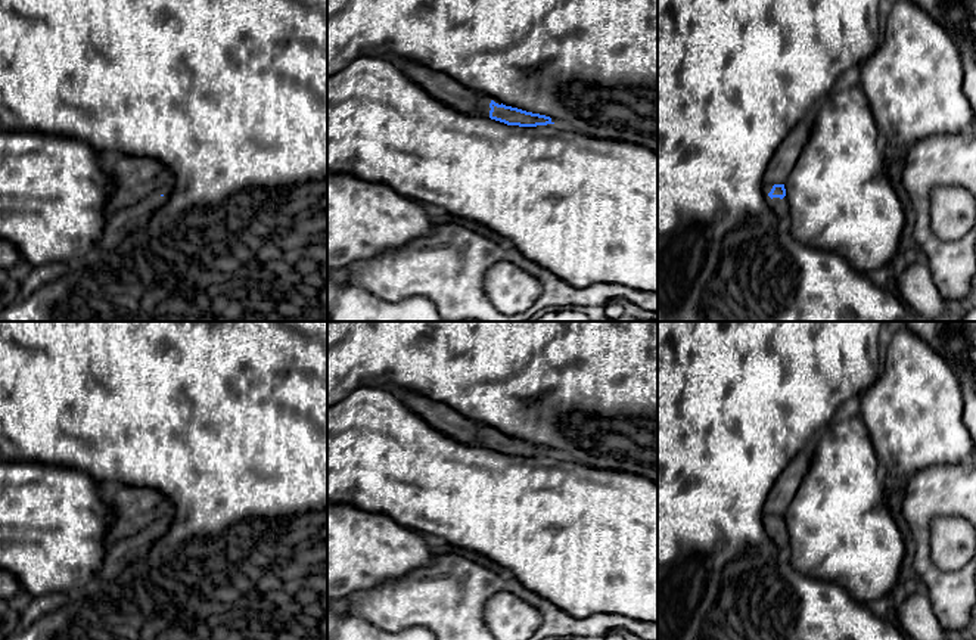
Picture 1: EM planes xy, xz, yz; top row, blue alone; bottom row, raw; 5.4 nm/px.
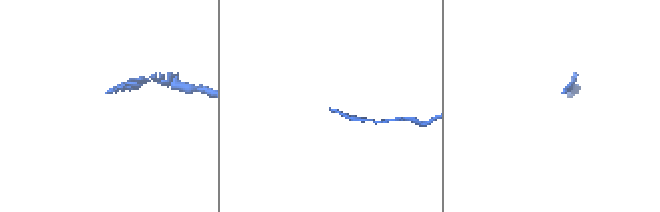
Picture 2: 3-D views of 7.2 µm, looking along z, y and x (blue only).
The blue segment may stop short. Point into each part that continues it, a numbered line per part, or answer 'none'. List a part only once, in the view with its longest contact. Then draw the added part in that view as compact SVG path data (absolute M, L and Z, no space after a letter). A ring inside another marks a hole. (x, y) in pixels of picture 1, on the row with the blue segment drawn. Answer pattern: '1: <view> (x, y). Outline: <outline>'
1: yz (780, 207). Outline: M764 186L764 195L765 195L765 201L768 204L768 206L773 209L773 212L775 214L775 217L786 224L789 220L789 201L787 196L784 196L783 199L780 198L770 198L768 193L771 192L773 186Z

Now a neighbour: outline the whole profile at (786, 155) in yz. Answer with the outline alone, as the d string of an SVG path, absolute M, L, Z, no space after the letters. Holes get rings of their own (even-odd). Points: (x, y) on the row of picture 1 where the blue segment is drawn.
M818 105L809 108L795 128L780 143L765 170L764 186L784 184L787 181L805 143L812 133L817 115Z

